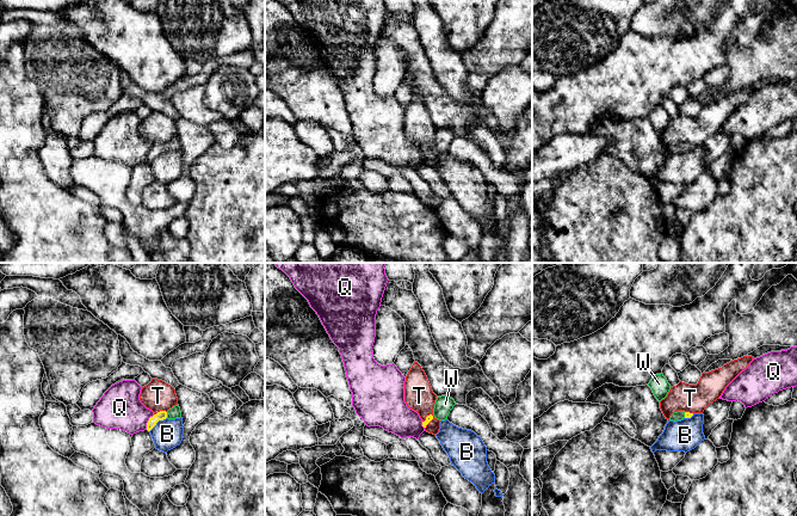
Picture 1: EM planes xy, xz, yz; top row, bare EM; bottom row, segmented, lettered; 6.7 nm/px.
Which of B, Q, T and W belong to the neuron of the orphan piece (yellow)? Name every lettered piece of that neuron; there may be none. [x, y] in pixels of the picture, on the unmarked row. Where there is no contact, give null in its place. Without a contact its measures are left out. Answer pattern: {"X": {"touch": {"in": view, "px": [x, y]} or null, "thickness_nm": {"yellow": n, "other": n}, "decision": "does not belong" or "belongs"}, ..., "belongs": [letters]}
{"B": {"touch": {"in": "xy", "px": [156, 154]}, "thickness_nm": {"yellow": 60, "other": 200}, "decision": "does not belong"}, "Q": {"touch": {"in": "xy", "px": [148, 154]}, "thickness_nm": {"yellow": 60, "other": 280}, "decision": "does not belong"}, "T": {"touch": {"in": "xy", "px": [160, 143]}, "thickness_nm": {"yellow": 60, "other": 200}, "decision": "does not belong"}, "W": {"touch": {"in": "xy", "px": [166, 147]}, "thickness_nm": {"yellow": 60, "other": 80}, "decision": "belongs"}, "belongs": ["W"]}

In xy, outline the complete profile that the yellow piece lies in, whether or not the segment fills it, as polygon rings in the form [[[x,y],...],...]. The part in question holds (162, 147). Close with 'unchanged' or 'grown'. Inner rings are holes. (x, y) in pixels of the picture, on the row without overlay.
[[[179,137],[173,139],[167,145],[160,143],[156,147],[154,147],[153,149],[149,150],[149,153],[147,155],[147,162],[150,164],[156,158],[156,155],[159,153],[163,153],[166,150],[175,152],[175,150],[180,150],[180,149],[181,149],[181,145],[180,145]]] | grown

